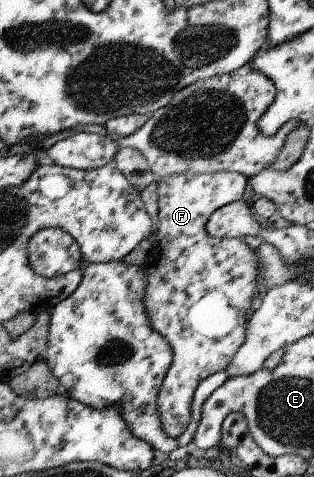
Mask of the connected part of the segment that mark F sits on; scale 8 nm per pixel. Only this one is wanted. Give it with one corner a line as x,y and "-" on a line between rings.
223,171
158,178
158,230
149,260
143,265
148,281
144,303
151,329
168,339
174,353
158,397
163,429
174,438
181,435
190,422
190,407
197,386
206,377
225,370
245,341
247,311
255,299
258,269
261,271
257,252
241,238
211,237
206,223
215,210
242,199
248,180
243,174

